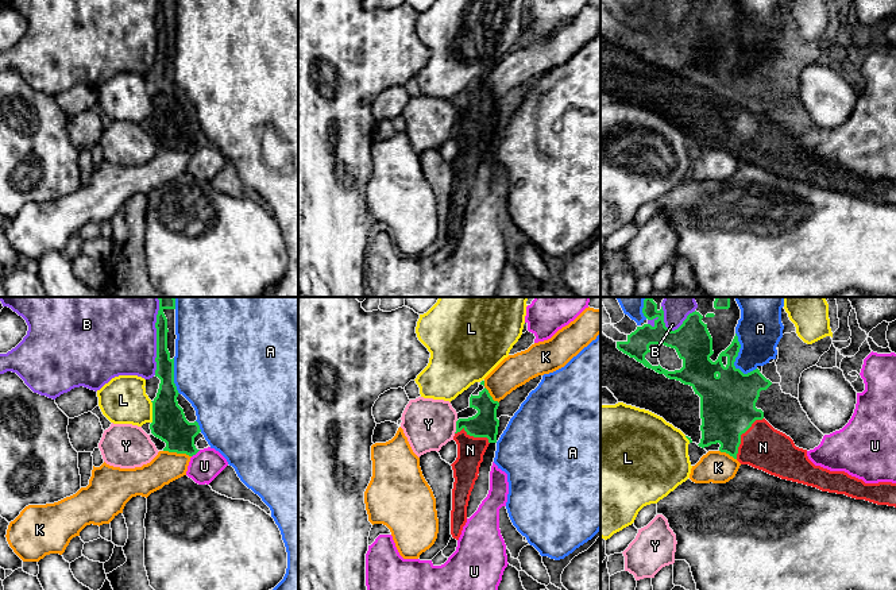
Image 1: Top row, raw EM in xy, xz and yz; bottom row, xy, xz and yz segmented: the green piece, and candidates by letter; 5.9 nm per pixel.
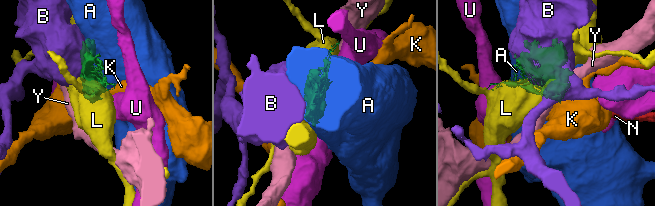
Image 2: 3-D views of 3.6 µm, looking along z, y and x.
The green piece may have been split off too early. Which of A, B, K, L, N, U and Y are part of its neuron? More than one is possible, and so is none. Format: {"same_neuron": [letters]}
{"same_neuron": ["N"]}

